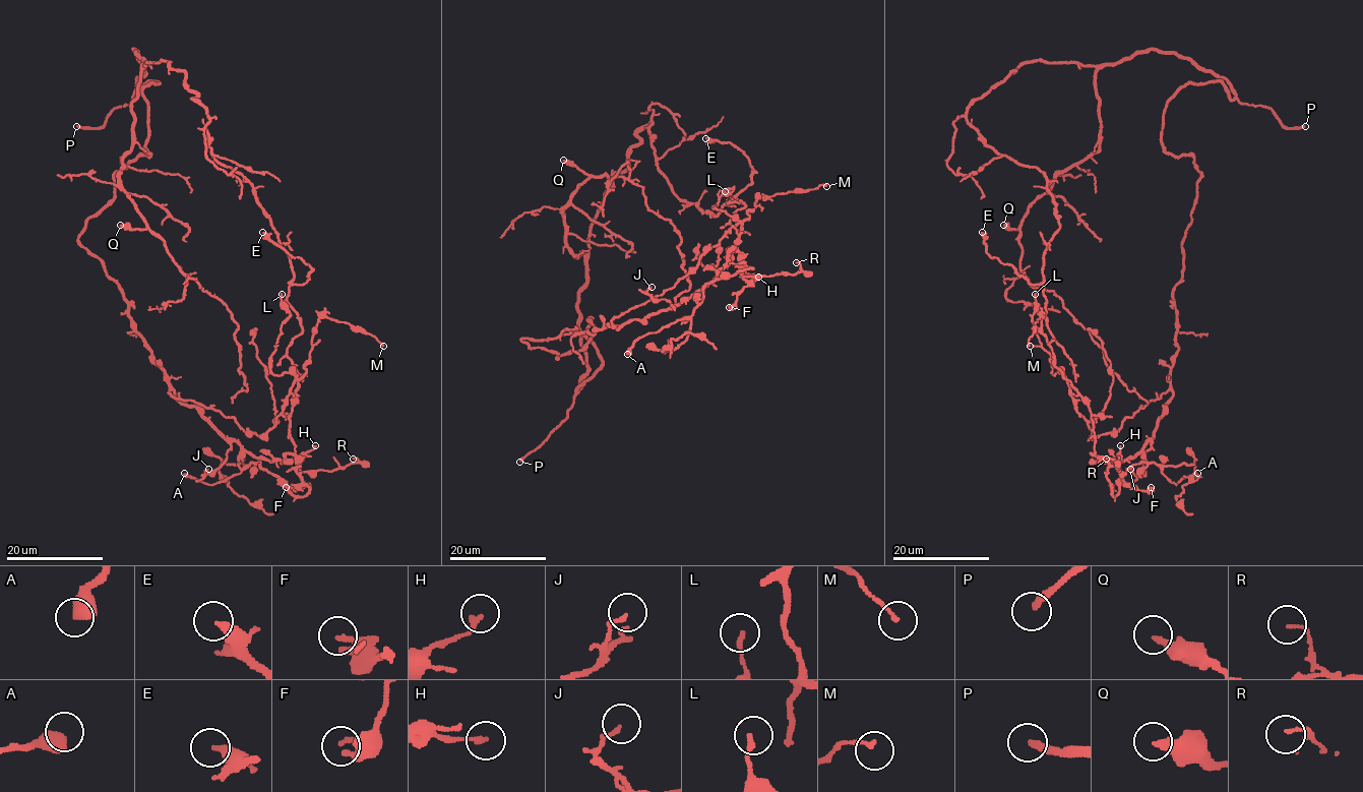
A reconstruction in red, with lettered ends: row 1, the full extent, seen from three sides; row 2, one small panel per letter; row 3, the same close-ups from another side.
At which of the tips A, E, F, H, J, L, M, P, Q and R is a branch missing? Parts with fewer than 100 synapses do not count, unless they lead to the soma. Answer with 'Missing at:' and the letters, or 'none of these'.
Missing at: P

